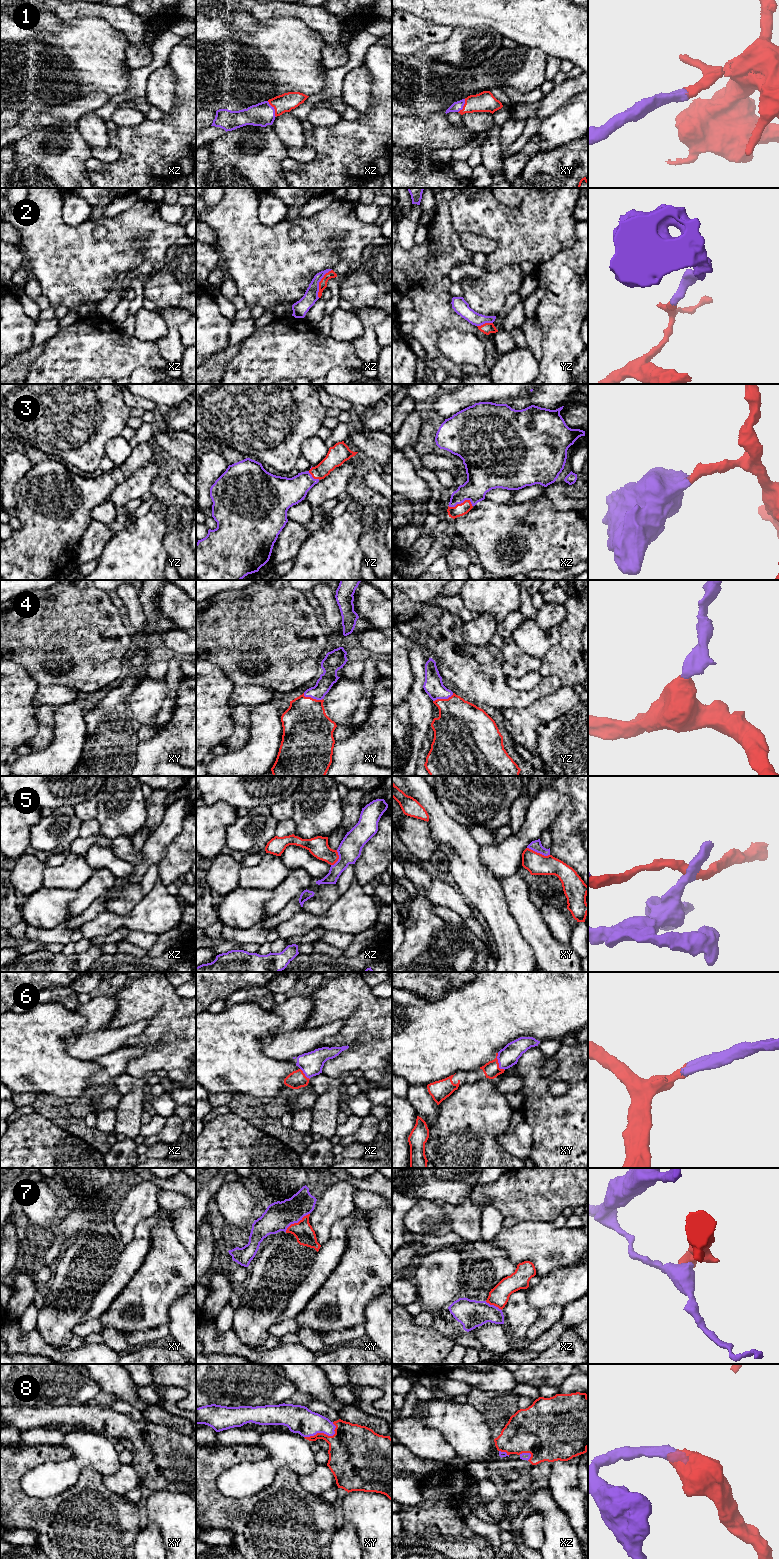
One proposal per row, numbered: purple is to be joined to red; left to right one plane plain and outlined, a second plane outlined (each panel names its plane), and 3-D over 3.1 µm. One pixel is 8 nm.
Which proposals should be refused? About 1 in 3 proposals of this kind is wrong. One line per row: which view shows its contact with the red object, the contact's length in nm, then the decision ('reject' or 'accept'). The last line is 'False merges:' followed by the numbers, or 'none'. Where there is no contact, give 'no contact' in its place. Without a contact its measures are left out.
1: contact in xz; length 150 nm; accept
2: contact in xz; length 260 nm; reject
3: contact in xz; length 200 nm; accept
4: contact in xy; length 170 nm; accept
5: contact in xy; length 200 nm; reject
6: contact in xy; length 160 nm; accept
7: contact in xy; length 240 nm; reject
8: contact in xy; length 280 nm; accept
False merges: 2, 5, 7

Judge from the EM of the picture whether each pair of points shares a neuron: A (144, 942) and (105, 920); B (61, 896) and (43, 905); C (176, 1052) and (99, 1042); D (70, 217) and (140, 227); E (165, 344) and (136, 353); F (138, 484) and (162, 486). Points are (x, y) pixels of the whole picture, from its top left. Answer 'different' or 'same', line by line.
A: different
B: same
C: different
D: different
E: different
F: different

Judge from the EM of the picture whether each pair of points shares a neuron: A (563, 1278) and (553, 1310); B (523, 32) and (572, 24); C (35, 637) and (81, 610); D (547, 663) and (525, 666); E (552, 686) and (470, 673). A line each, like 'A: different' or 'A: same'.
A: different
B: same
C: same
D: different
E: same

